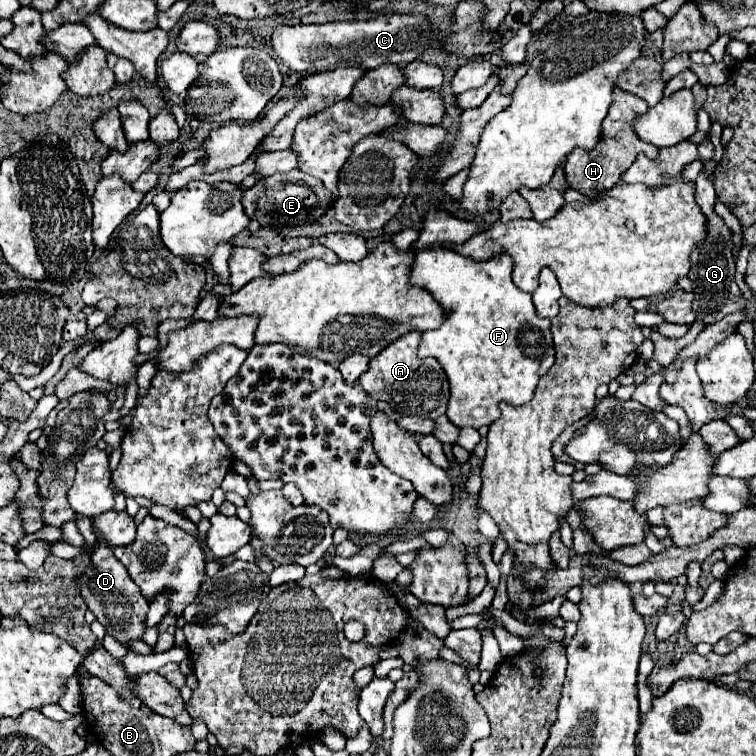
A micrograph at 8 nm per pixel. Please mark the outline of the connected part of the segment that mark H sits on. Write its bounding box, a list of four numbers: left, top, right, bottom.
[565,88,647,198]

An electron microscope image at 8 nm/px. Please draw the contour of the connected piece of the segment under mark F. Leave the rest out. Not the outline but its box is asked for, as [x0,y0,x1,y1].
[411,210,555,428]

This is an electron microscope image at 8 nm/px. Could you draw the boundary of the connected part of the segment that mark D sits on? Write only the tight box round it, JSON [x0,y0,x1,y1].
[79,538,147,646]

